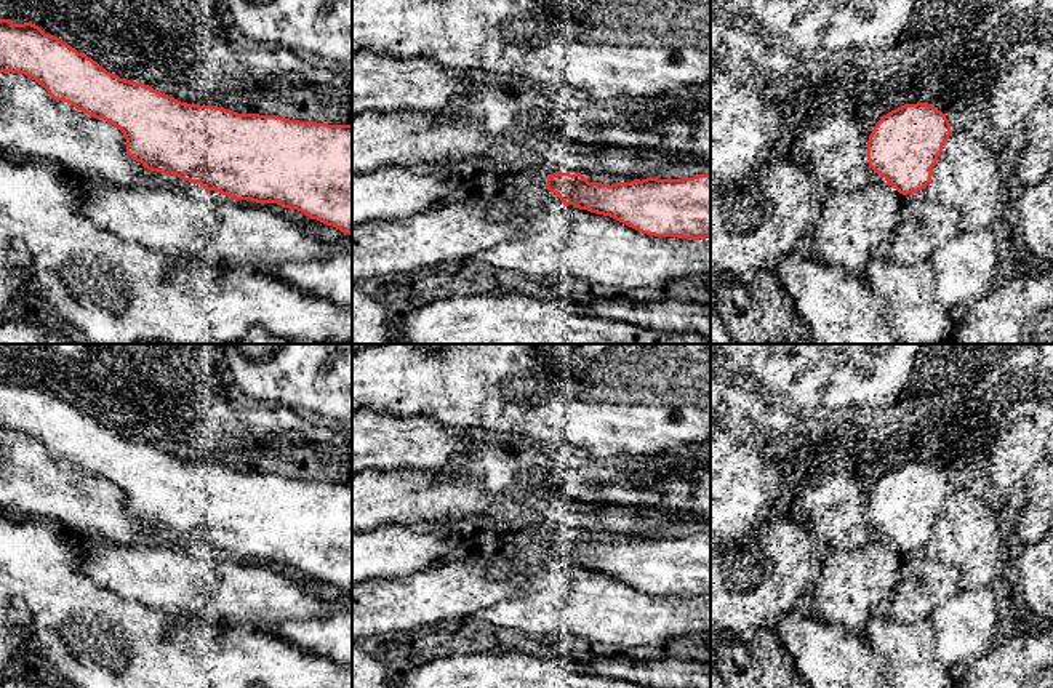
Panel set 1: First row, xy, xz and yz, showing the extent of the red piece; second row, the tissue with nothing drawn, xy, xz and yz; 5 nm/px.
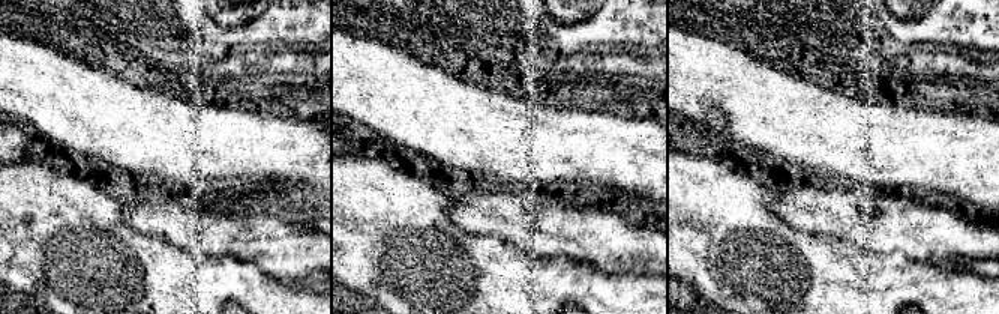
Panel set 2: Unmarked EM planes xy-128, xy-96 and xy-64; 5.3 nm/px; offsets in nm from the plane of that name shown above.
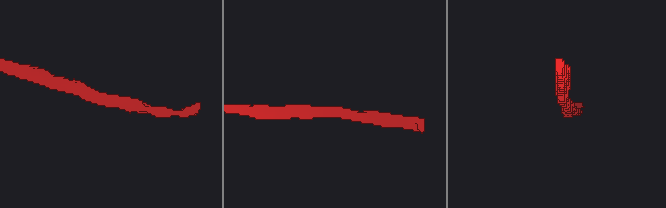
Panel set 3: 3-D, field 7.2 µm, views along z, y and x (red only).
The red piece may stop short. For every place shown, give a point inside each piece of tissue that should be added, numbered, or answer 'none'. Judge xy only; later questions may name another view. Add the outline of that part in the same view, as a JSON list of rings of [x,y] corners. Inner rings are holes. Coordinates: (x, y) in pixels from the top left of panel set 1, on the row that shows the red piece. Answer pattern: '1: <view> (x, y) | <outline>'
1: xy (156, 181) | [[[147,171],[147,181],[141,186],[134,186],[131,189],[136,190],[173,190],[173,192],[182,192],[195,200],[208,198],[208,192],[195,182],[187,182],[184,179],[179,179],[178,176],[166,176],[162,173],[150,173]]]

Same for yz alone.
1: yz (928, 192) | [[[928,184],[925,189],[915,194],[898,195],[898,200],[899,200],[899,206],[903,206],[904,203],[911,203],[914,200],[938,200],[938,197],[935,195],[935,186]]]

